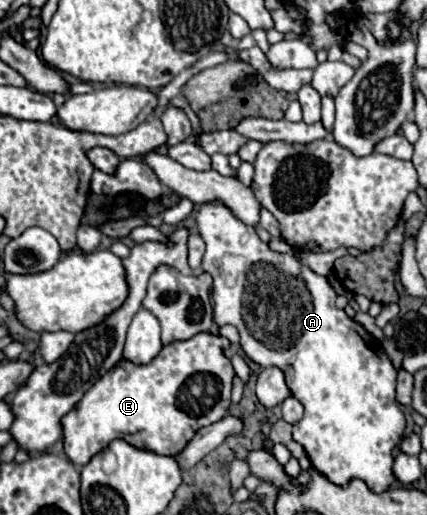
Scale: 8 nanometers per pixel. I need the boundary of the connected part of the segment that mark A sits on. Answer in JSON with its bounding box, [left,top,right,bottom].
[197,204,405,492]

